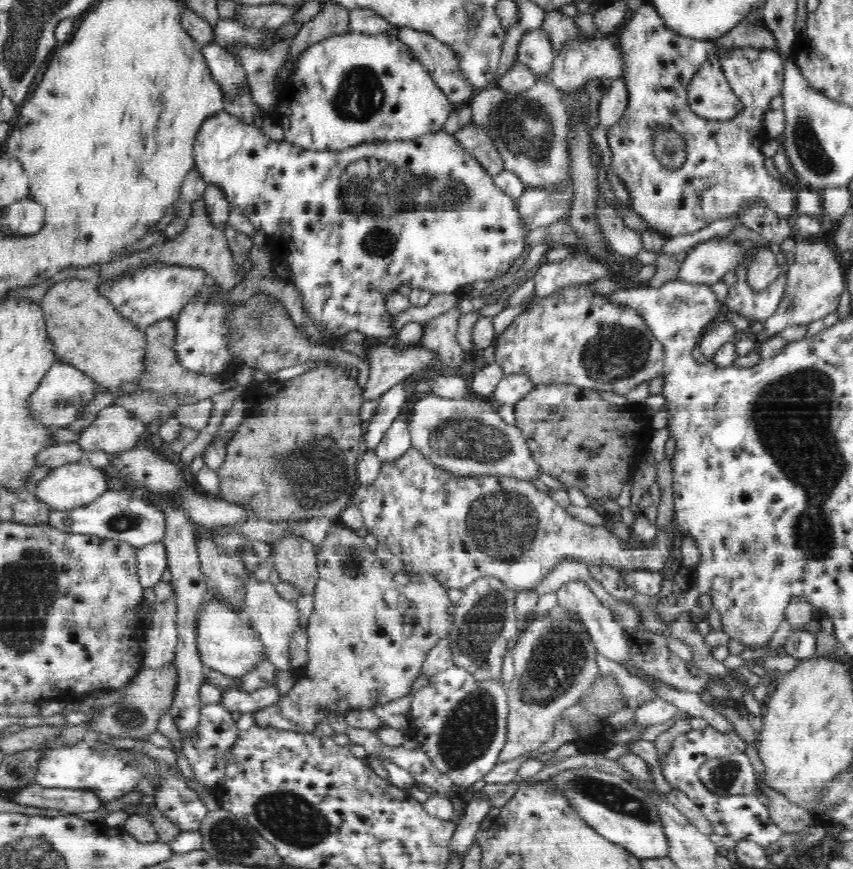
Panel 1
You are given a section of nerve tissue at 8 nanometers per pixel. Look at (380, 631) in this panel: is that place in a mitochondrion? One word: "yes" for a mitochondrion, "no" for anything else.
no

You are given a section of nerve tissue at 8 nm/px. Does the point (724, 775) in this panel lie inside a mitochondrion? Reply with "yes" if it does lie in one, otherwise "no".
yes

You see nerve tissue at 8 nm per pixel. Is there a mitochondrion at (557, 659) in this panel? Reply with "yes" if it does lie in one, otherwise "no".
yes

